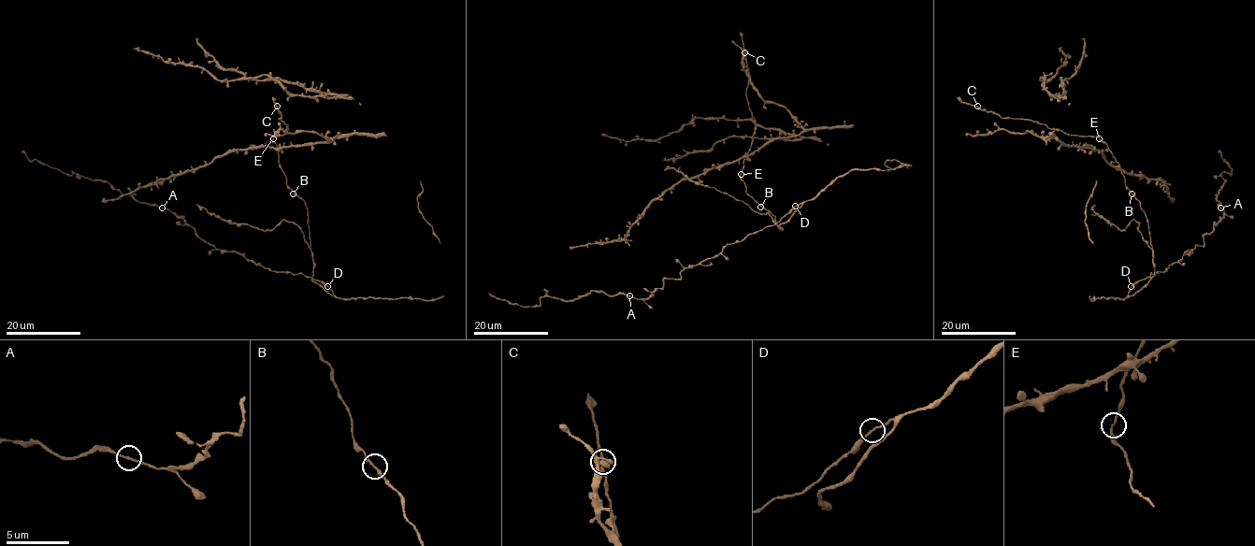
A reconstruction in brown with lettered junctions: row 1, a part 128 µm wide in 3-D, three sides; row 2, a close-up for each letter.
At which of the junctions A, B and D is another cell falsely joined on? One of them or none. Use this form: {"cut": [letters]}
{"cut": []}

